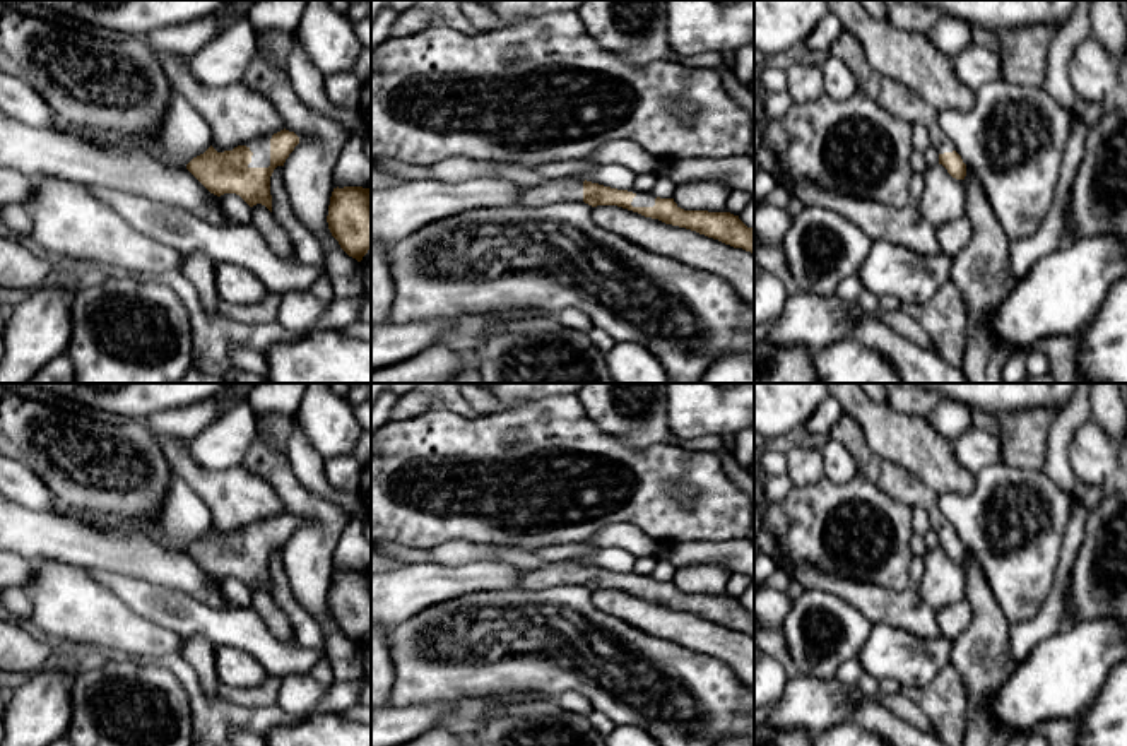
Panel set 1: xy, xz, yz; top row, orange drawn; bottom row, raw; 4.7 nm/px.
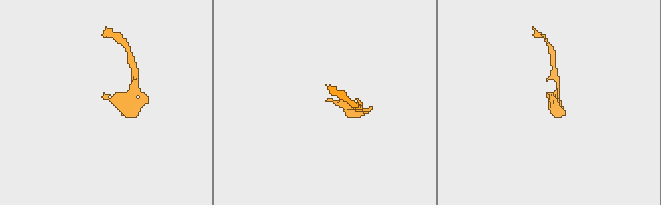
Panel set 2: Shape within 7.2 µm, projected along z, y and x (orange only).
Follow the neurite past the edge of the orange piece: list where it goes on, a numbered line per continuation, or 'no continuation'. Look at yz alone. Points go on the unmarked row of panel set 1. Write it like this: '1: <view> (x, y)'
1: yz (893, 479)

